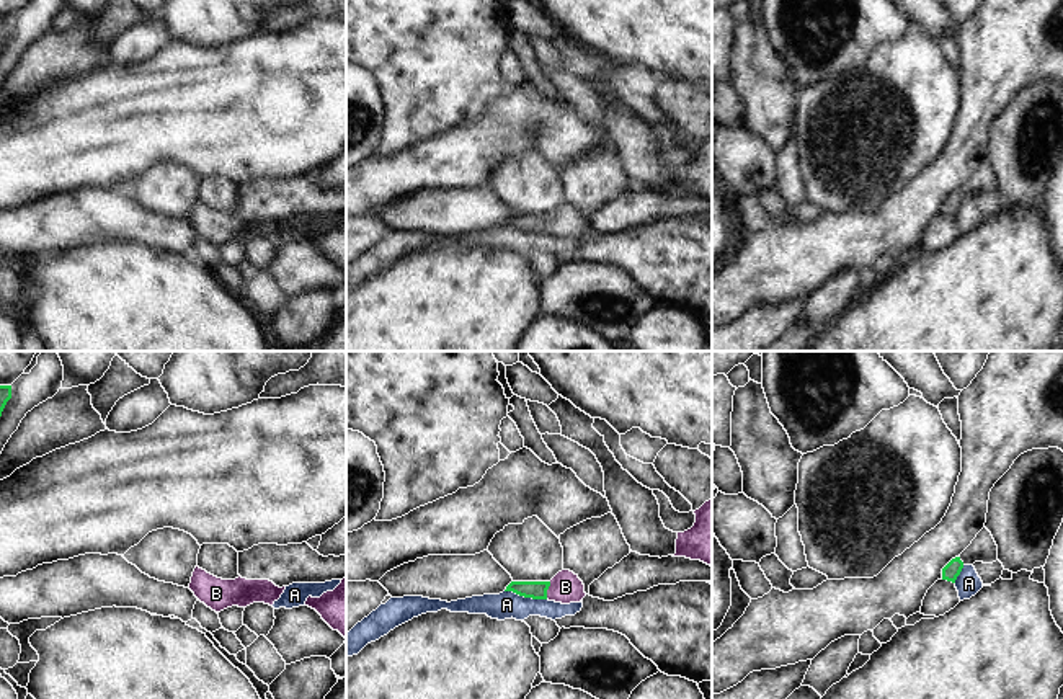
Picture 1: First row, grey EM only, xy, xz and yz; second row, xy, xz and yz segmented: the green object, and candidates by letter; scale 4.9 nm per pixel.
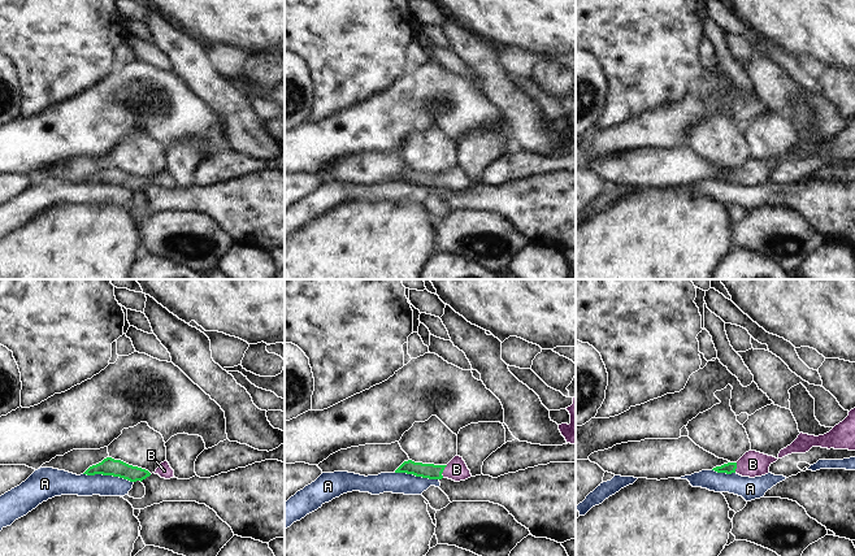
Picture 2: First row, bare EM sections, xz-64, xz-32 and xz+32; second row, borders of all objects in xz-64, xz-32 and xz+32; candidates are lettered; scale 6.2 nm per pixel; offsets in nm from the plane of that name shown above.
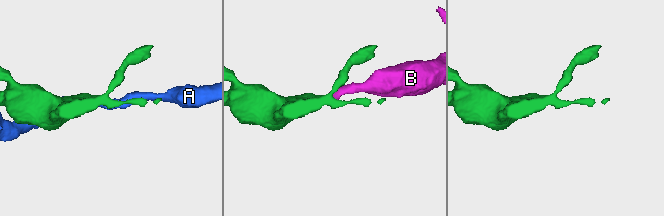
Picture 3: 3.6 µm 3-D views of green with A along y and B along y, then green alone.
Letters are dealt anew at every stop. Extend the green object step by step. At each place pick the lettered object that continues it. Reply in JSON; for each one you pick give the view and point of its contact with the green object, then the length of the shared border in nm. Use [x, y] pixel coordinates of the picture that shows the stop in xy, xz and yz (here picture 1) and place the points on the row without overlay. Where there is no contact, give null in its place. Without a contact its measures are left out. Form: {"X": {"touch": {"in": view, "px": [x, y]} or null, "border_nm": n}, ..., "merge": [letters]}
{"B": {"touch": {"in": "xz", "px": [547, 222]}, "border_nm": 90}, "merge": ["B"]}

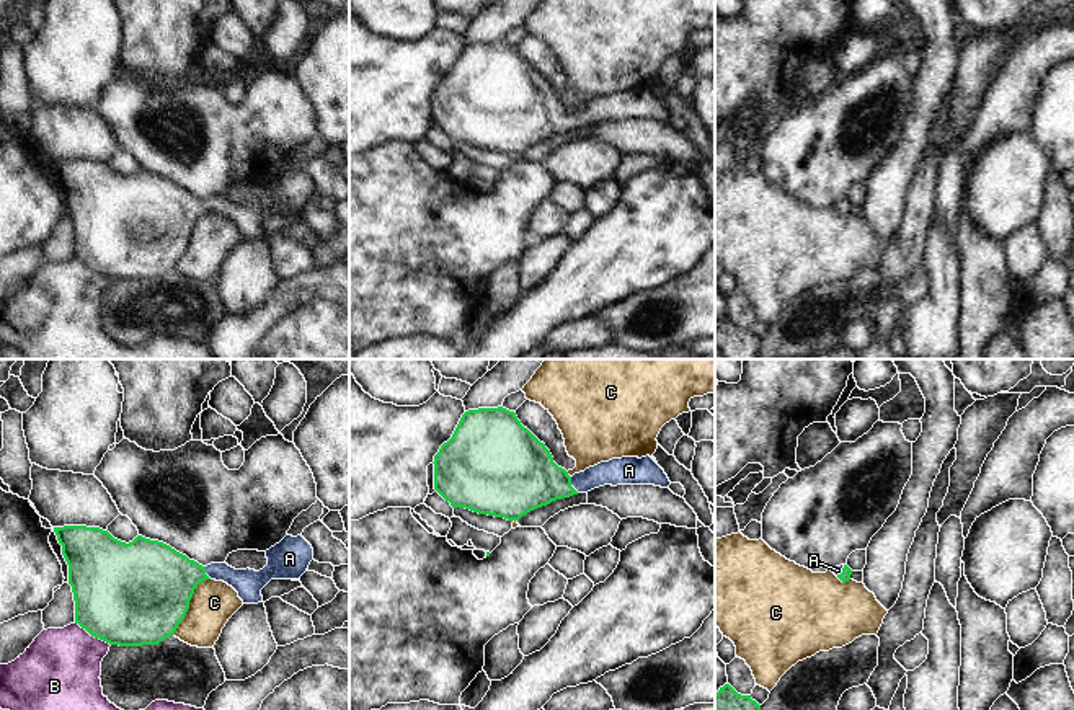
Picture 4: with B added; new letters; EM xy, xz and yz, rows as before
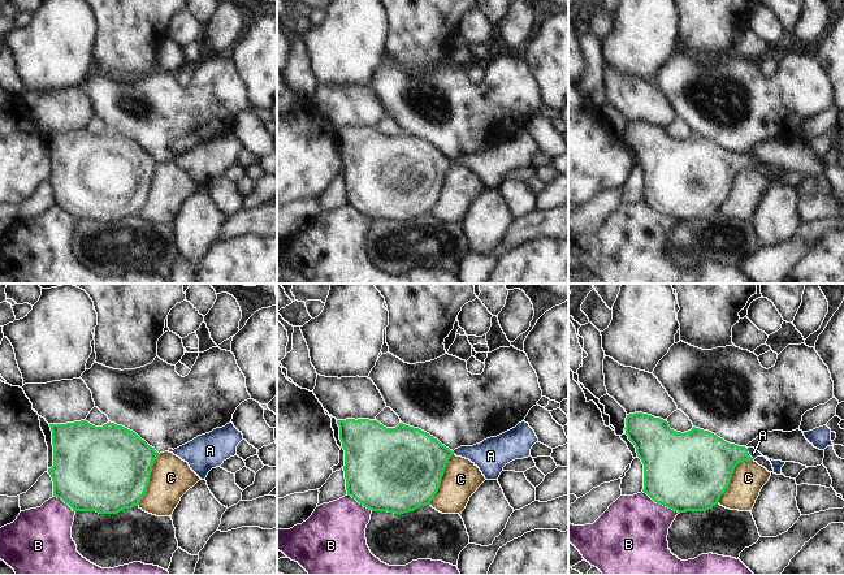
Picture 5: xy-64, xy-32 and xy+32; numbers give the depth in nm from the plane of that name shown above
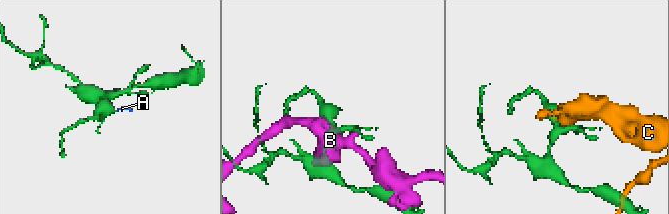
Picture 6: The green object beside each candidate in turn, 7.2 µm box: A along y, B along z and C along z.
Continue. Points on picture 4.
{"A": {"touch": {"in": "xz", "px": [570, 119]}, "border_nm": 90}, "merge": ["A"]}

